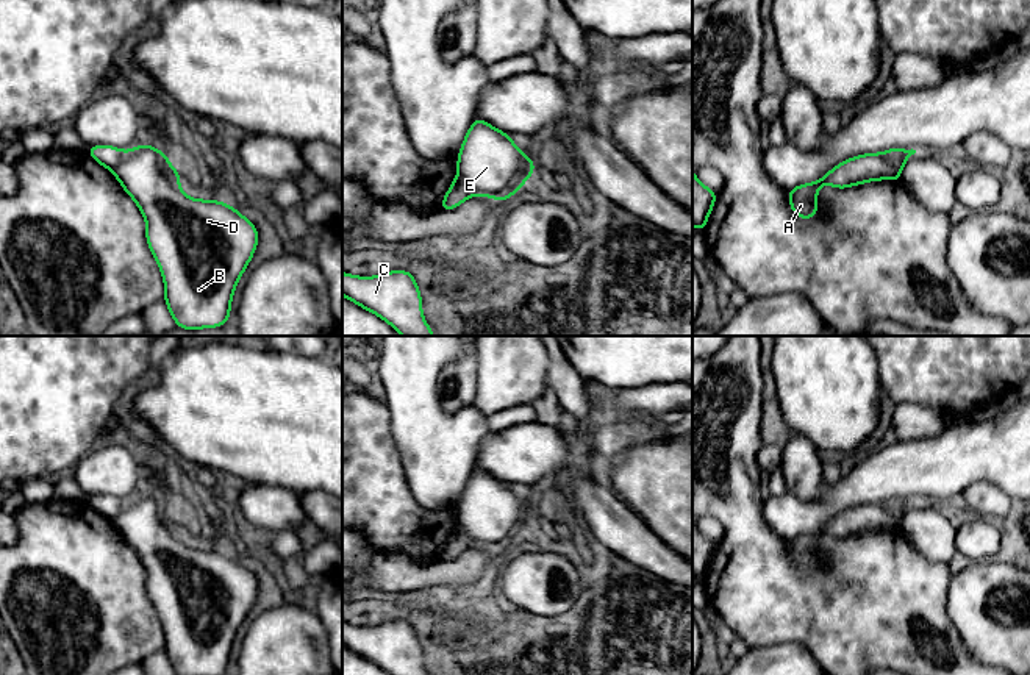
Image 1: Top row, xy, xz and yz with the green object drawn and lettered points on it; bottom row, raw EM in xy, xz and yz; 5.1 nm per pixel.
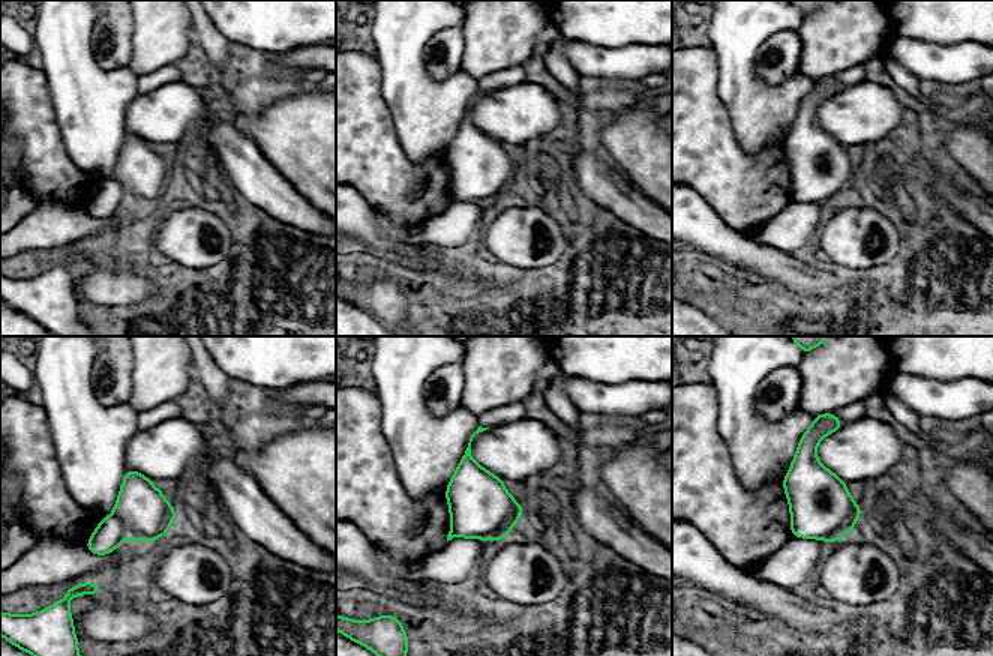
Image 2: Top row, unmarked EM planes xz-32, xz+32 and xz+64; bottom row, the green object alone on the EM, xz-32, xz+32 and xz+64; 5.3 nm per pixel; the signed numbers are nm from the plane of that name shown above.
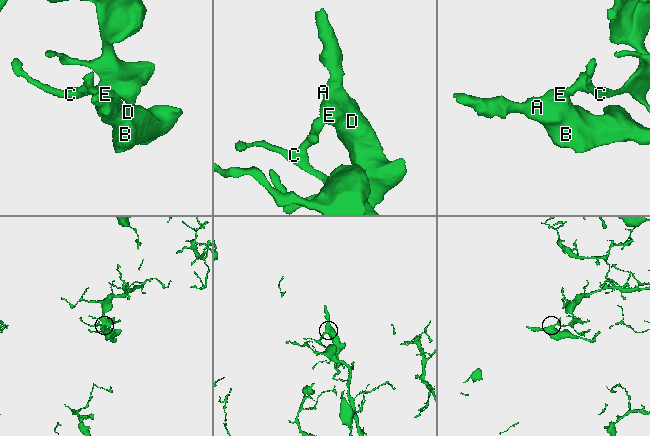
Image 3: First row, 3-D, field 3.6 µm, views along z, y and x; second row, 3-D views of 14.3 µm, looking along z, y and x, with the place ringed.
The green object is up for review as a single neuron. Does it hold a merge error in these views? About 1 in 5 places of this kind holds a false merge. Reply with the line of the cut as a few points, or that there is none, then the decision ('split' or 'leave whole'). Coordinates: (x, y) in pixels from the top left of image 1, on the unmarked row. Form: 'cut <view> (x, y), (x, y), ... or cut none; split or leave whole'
cut xz (458, 524), (474, 544); split

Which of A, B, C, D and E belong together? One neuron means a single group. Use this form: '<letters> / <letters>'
A B D E / C

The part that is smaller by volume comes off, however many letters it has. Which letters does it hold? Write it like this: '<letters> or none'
A, B, D, E

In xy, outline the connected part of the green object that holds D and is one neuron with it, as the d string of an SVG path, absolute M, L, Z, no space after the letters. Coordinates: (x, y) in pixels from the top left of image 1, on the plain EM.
M139 494L125 502L113 523L147 572L145 589L163 623L164 652L175 673L228 672L233 642L258 595L256 577L228 553L184 545L181 527L156 497Z

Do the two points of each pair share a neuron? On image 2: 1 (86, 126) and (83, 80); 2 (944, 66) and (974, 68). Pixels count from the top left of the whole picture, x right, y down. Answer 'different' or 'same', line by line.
1: same
2: same

